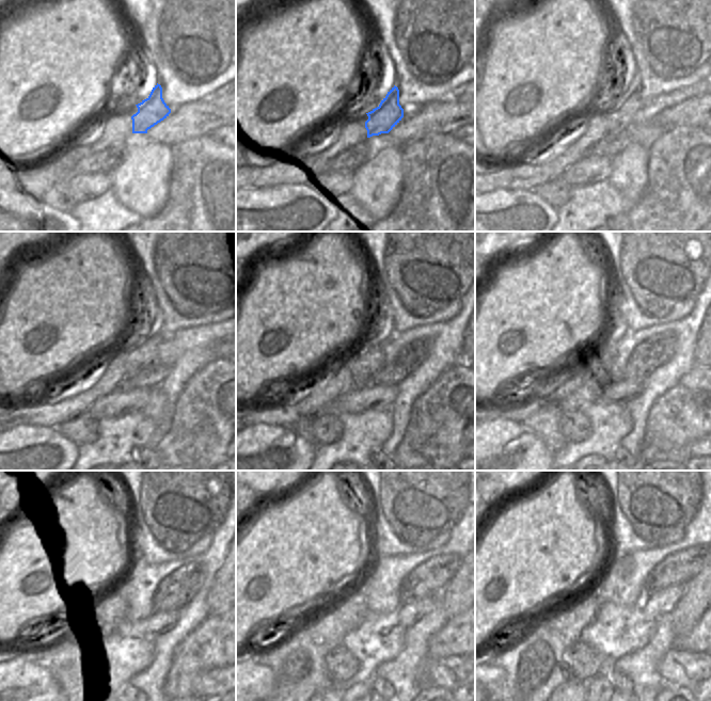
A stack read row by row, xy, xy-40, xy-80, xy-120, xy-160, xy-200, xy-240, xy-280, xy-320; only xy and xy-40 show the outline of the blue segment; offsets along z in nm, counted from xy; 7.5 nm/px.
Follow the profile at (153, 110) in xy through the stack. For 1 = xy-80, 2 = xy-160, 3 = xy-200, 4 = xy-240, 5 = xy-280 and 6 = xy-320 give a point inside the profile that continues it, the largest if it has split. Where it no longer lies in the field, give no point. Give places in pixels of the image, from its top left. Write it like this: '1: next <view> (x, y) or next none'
1: next xy-80 (617, 118)
2: next xy-160 (368, 360)
3: next xy-200 (546, 421)
4: next xy-240 (66, 663)
5: next xy-280 (298, 663)
6: next xy-320 (534, 666)

